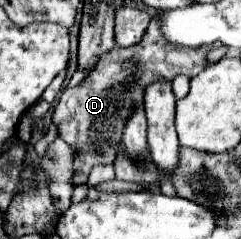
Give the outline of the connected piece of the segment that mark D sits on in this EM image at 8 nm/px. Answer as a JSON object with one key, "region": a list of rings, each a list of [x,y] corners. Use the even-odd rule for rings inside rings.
{"region":[[[153,19],[145,31],[141,43],[121,49],[115,47],[99,57],[91,73],[75,87],[63,89],[59,103],[53,111],[53,125],[57,125],[59,137],[65,139],[75,151],[73,157],[73,183],[85,183],[89,171],[95,165],[109,165],[117,159],[117,147],[121,145],[121,135],[127,119],[135,113],[137,105],[145,101],[145,89],[155,81],[171,81],[177,75],[187,75],[193,79],[203,71],[207,63],[207,53],[215,45],[205,45],[197,49],[173,47],[161,39],[157,31],[157,21]]]}

